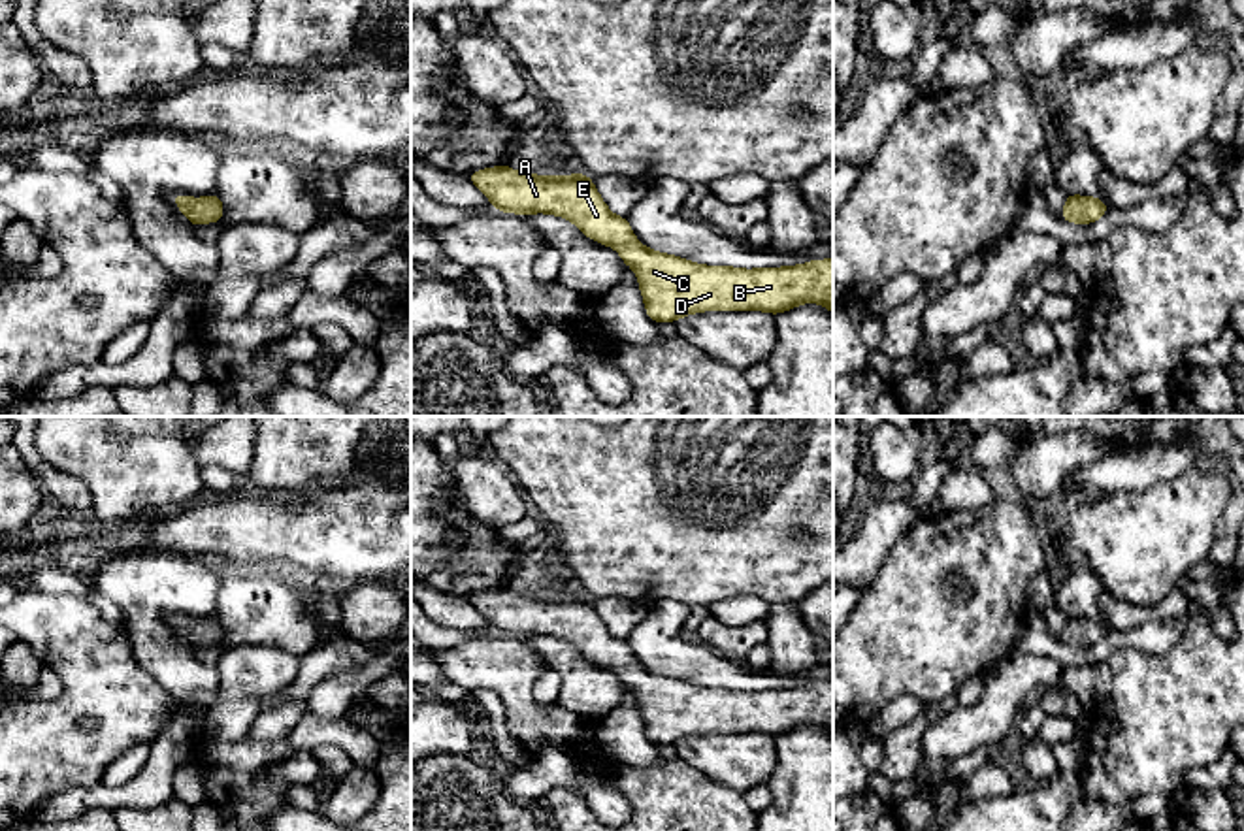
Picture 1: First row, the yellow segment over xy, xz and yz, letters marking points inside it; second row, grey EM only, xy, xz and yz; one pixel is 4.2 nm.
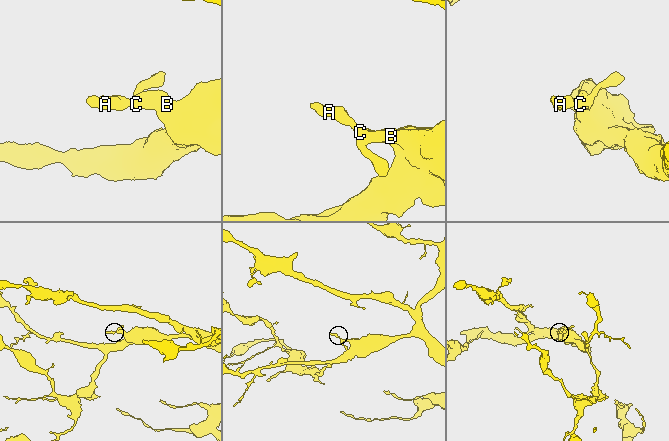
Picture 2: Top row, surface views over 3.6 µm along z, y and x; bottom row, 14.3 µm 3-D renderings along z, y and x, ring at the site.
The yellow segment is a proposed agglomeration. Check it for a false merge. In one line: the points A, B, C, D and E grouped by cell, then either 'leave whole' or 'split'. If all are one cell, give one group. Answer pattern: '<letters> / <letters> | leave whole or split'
A B C D E | leave whole

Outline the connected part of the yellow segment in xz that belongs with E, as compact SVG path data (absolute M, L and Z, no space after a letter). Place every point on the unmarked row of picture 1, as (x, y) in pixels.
M503 586L466 599L496 633L558 637L586 660L616 671L637 697L652 744L675 744L703 733L778 737L801 725L820 725L833 737L833 680L756 692L694 686L645 669L628 641L609 633L584 595L535 597Z

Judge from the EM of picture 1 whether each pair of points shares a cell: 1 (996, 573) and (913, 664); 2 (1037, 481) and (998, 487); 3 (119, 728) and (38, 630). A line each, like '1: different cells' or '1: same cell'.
1: same cell
2: same cell
3: same cell

